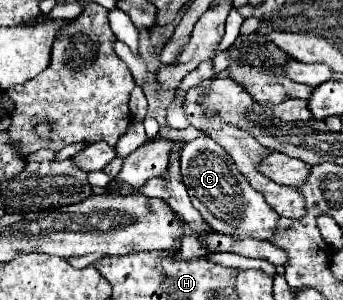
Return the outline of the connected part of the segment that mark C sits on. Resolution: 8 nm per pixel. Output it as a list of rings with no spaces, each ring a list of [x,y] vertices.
[[[198,136],[182,146],[180,152],[182,178],[192,198],[194,208],[202,214],[206,224],[222,234],[232,234],[236,238],[258,238],[268,240],[274,234],[278,214],[266,204],[264,196],[248,186],[246,178],[236,170],[232,158],[208,136]]]

